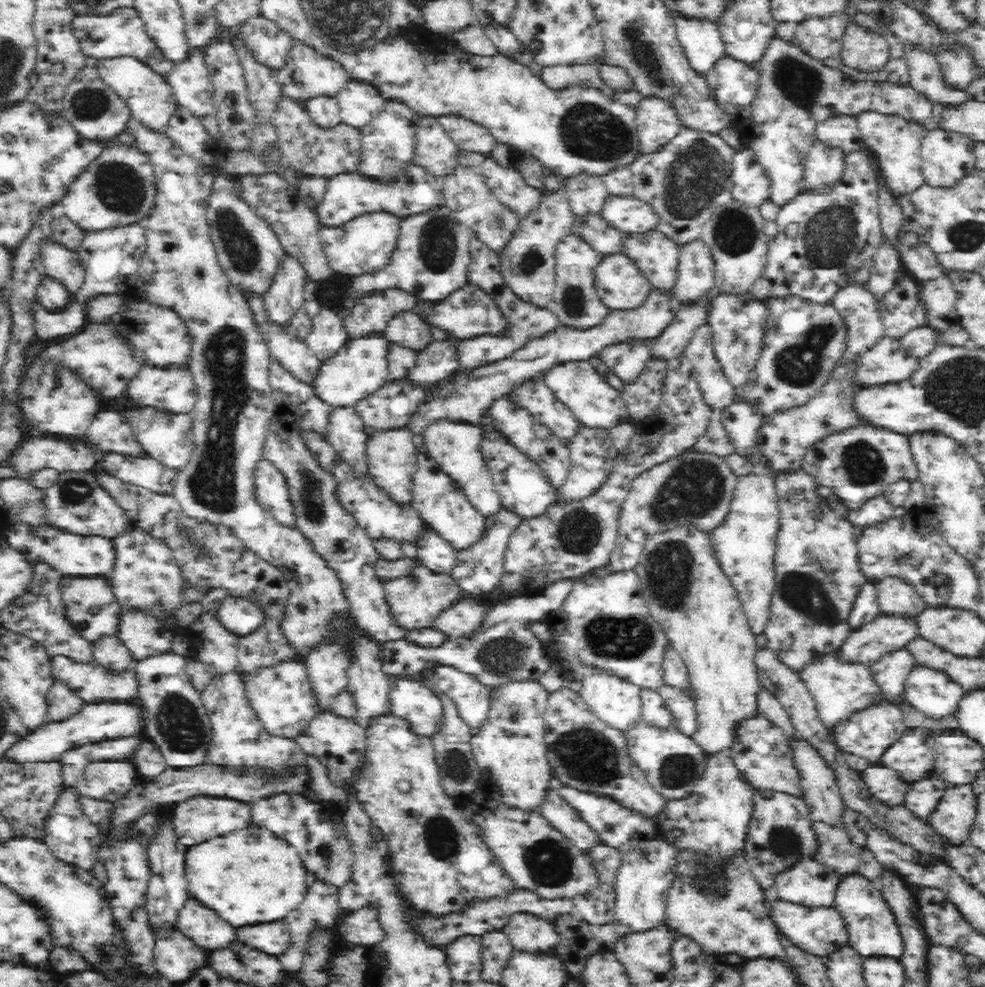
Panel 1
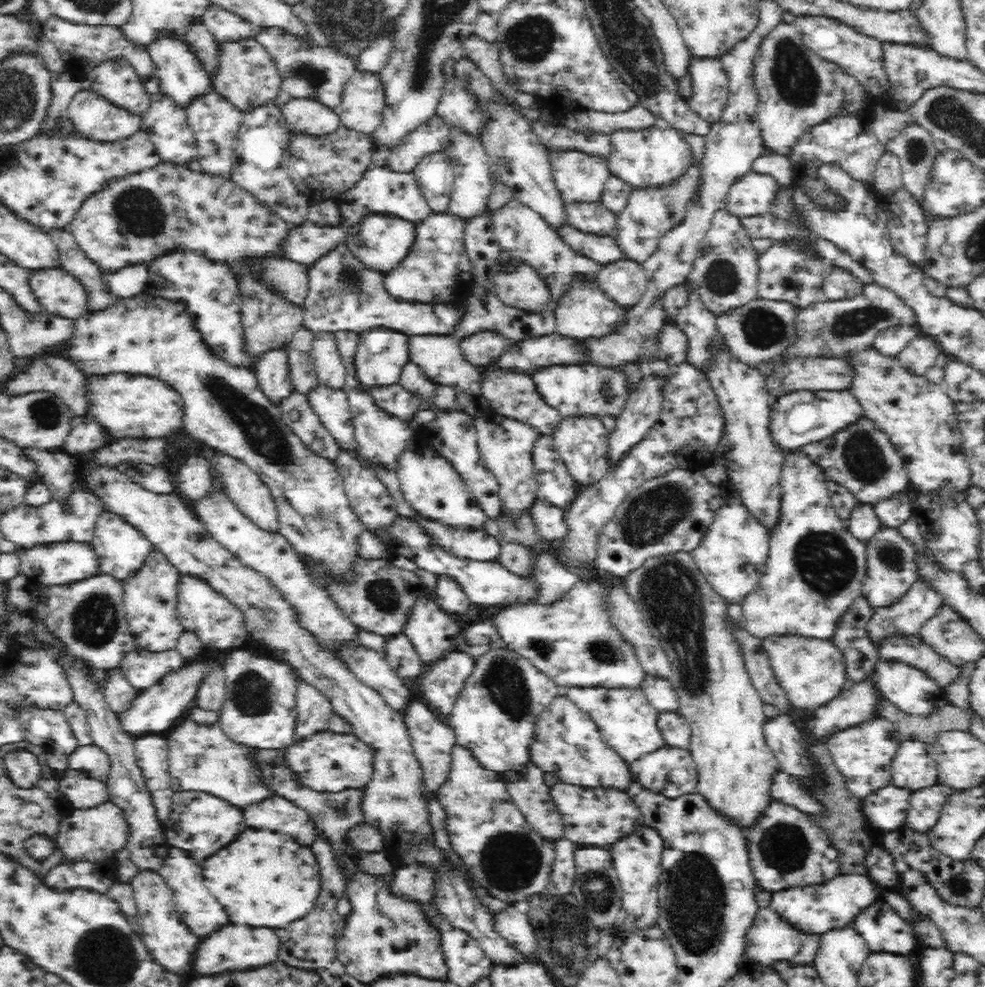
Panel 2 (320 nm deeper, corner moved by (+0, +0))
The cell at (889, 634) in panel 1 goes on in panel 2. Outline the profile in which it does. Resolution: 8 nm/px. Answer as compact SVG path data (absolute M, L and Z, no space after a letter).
M919 580L898 602L892 603L890 606L876 608L874 614L867 622L867 635L870 641L876 647L883 645L889 636L900 635L917 635L922 625L932 618L936 611L942 606L941 599L930 589L930 586Z

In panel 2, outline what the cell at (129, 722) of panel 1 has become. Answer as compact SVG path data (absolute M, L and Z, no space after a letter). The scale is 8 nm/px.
M203 658L184 666L182 670L164 676L158 684L140 691L130 706L117 713L116 718L121 730L128 736L142 737L150 732L166 732L186 717L191 706L194 705L197 688L202 677L211 669L210 658Z

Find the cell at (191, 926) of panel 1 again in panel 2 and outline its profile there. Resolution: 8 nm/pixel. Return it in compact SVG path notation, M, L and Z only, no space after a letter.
M169 847L167 856L164 858L164 866L158 870L158 874L164 877L164 881L172 889L177 913L181 916L188 928L198 936L206 936L220 926L228 924L228 916L224 914L222 906L214 904L214 898L208 894L208 890L202 886L203 874L200 874L200 862L194 860L185 850Z

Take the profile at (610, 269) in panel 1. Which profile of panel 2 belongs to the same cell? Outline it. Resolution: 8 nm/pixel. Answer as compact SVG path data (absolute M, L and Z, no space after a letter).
M632 259L599 265L599 269L595 272L595 279L604 294L612 302L624 308L640 302L648 284L648 277L642 263Z

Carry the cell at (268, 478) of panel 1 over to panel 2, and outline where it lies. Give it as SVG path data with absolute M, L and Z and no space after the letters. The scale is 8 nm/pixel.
M223 455L214 462L220 471L225 489L240 511L259 528L279 530L279 508L267 483L240 459Z

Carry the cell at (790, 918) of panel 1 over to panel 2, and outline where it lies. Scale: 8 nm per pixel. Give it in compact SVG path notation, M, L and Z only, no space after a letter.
M759 907L755 921L747 932L745 959L759 966L769 966L774 961L790 961L797 965L812 965L820 948L820 936L818 933L802 931L781 917L774 909Z

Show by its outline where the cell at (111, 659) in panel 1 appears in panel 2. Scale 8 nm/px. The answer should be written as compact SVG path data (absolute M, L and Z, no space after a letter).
M120 666L108 669L106 673L107 677L102 686L104 698L110 705L110 709L117 713L122 712L130 706L141 690L126 679Z

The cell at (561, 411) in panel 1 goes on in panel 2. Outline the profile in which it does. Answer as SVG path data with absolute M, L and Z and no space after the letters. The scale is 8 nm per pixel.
M492 368L480 383L481 395L497 415L529 424L540 435L552 435L564 420L559 410L544 401L528 373Z

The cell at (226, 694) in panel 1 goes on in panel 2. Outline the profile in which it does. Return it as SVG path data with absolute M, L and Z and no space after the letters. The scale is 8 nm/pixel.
M184 717L176 726L171 729L170 738L168 738L168 764L171 776L172 786L176 790L200 790L200 792L208 792L214 796L224 798L226 802L232 802L236 806L248 806L254 802L264 800L266 796L270 798L270 788L264 783L263 769L260 766L256 754L260 752L253 746L248 746L241 742L232 740L224 731L224 727L220 720L214 724L197 724L191 718Z

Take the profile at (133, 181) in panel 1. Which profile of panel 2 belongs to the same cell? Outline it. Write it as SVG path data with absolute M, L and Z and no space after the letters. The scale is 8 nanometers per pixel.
M162 161L157 167L122 176L90 195L80 205L65 230L71 231L78 246L100 265L101 271L113 271L129 264L148 264L156 255L176 246L199 250L208 258L226 264L230 259L245 256L264 260L282 259L287 256L284 253L284 242L295 227L280 218L268 203L236 185L231 178L194 172L184 165Z

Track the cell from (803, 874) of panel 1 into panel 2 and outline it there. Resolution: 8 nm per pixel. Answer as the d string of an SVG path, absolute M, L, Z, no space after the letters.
M840 874L820 885L774 891L771 893L769 907L787 921L794 923L798 929L822 935L851 925L857 914L869 904L881 899L884 890L878 883L872 881L868 874Z

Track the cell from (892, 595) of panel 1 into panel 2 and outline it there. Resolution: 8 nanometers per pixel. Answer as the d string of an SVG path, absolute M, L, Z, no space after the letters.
M882 528L867 542L867 576L863 583L862 594L871 606L876 608L890 606L898 602L919 580L915 563L916 548L896 528Z

